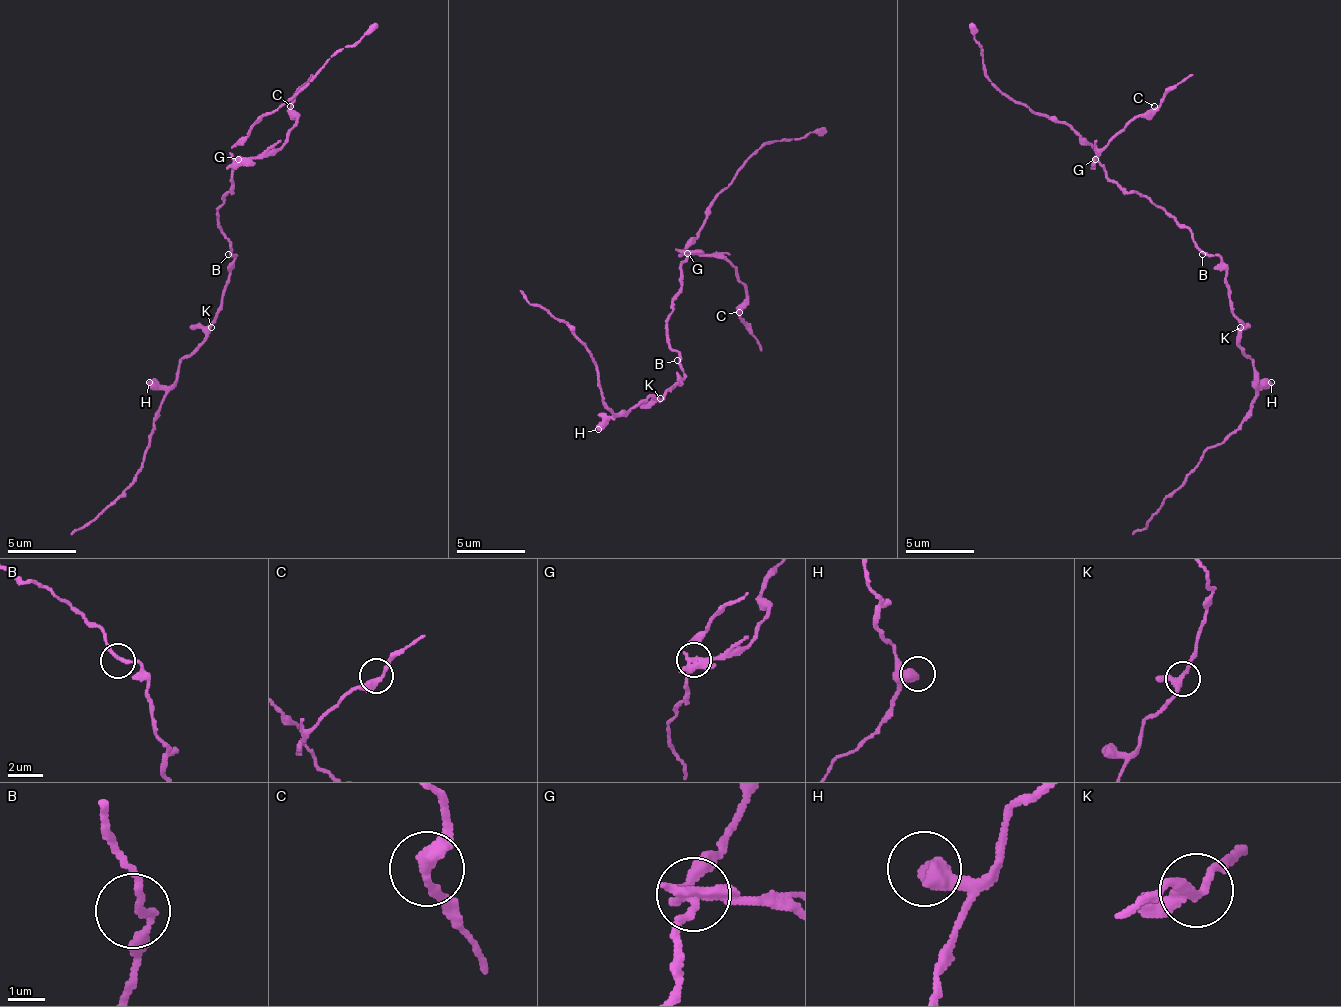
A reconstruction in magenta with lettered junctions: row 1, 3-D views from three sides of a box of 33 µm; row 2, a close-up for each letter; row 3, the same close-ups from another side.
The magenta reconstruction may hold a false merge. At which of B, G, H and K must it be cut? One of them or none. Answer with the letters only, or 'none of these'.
G

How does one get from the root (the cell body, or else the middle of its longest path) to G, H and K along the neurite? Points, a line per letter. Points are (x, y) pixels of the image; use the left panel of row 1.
G: (232, 251), (218, 223), (218, 210), (221, 199), (232, 189), (232, 168), (239, 158)
H: (232, 251), (235, 261), (228, 272), (228, 285), (211, 334), (180, 361), (180, 372), (170, 385), (149, 382)
K: (232, 251), (235, 261), (228, 272), (221, 310), (211, 327)

